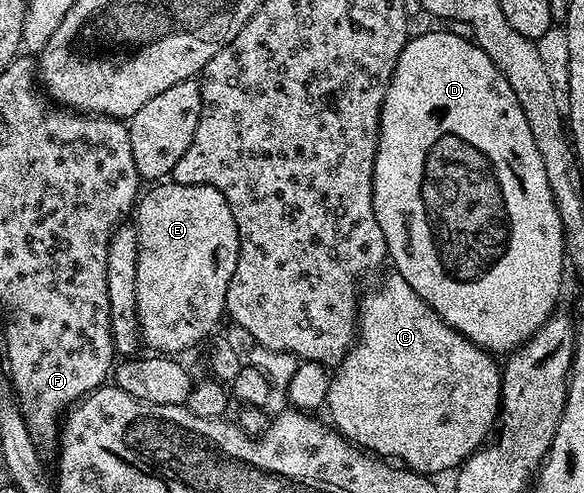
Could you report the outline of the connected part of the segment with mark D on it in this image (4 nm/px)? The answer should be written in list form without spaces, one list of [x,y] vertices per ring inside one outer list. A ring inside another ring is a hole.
[[[427,30],[424,34],[417,35],[416,38],[415,35],[408,37],[405,48],[395,65],[393,76],[389,80],[389,88],[385,92],[383,107],[379,113],[379,151],[375,153],[375,171],[373,172],[373,212],[377,216],[377,224],[381,224],[381,232],[385,236],[390,265],[395,265],[392,266],[394,273],[403,277],[411,285],[413,292],[417,292],[417,296],[421,296],[421,300],[425,300],[425,304],[429,304],[433,308],[433,312],[437,312],[437,316],[441,316],[441,320],[445,320],[445,324],[449,324],[456,332],[463,334],[470,342],[480,346],[482,350],[495,356],[506,356],[512,350],[518,350],[523,343],[529,341],[541,328],[541,324],[545,324],[545,320],[556,313],[555,301],[558,300],[559,289],[563,286],[563,266],[565,270],[563,225],[561,224],[561,216],[557,212],[557,204],[553,200],[553,192],[549,188],[549,176],[545,176],[545,164],[541,160],[541,152],[537,152],[533,132],[529,132],[529,123],[525,121],[525,112],[521,112],[521,104],[517,104],[517,96],[513,96],[513,88],[509,88],[509,80],[505,80],[505,76],[501,76],[497,64],[493,64],[493,60],[489,60],[489,56],[485,56],[479,43],[470,37],[467,38],[462,38],[461,35],[454,34],[451,30]]]

